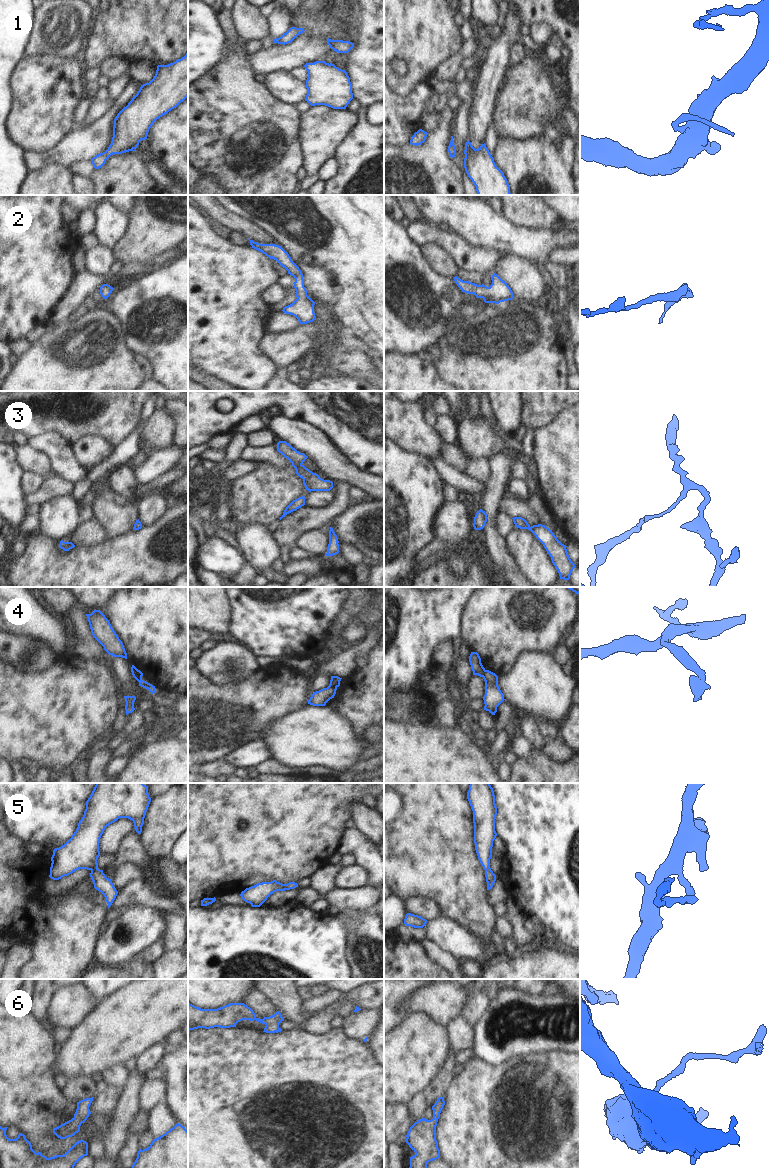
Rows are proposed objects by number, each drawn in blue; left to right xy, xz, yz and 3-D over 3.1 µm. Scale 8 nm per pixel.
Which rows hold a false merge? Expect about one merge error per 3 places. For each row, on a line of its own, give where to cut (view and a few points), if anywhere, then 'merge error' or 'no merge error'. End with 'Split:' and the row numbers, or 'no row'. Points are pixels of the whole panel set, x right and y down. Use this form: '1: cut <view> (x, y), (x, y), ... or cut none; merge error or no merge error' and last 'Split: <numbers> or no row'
1: cut none; no merge error
2: cut none; no merge error
3: cut none; no merge error
4: cut xy (131, 670), (133, 673), (141, 676); merge error
5: cut none; no merge error
6: cut none; no merge error
Split: 4

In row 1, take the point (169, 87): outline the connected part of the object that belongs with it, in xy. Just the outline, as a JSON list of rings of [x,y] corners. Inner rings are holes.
[[[188,52],[181,59],[168,65],[158,65],[154,78],[141,85],[137,94],[132,98],[114,119],[113,137],[108,149],[91,159],[95,169],[101,168],[113,154],[136,151],[141,140],[147,139],[153,123],[176,108],[188,97]]]

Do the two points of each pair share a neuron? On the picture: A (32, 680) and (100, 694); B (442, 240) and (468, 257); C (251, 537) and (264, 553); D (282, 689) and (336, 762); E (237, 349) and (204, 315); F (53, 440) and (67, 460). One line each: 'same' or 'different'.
A: same
B: same
C: same
D: different
E: same
F: same

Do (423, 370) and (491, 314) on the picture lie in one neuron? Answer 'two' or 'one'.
two

